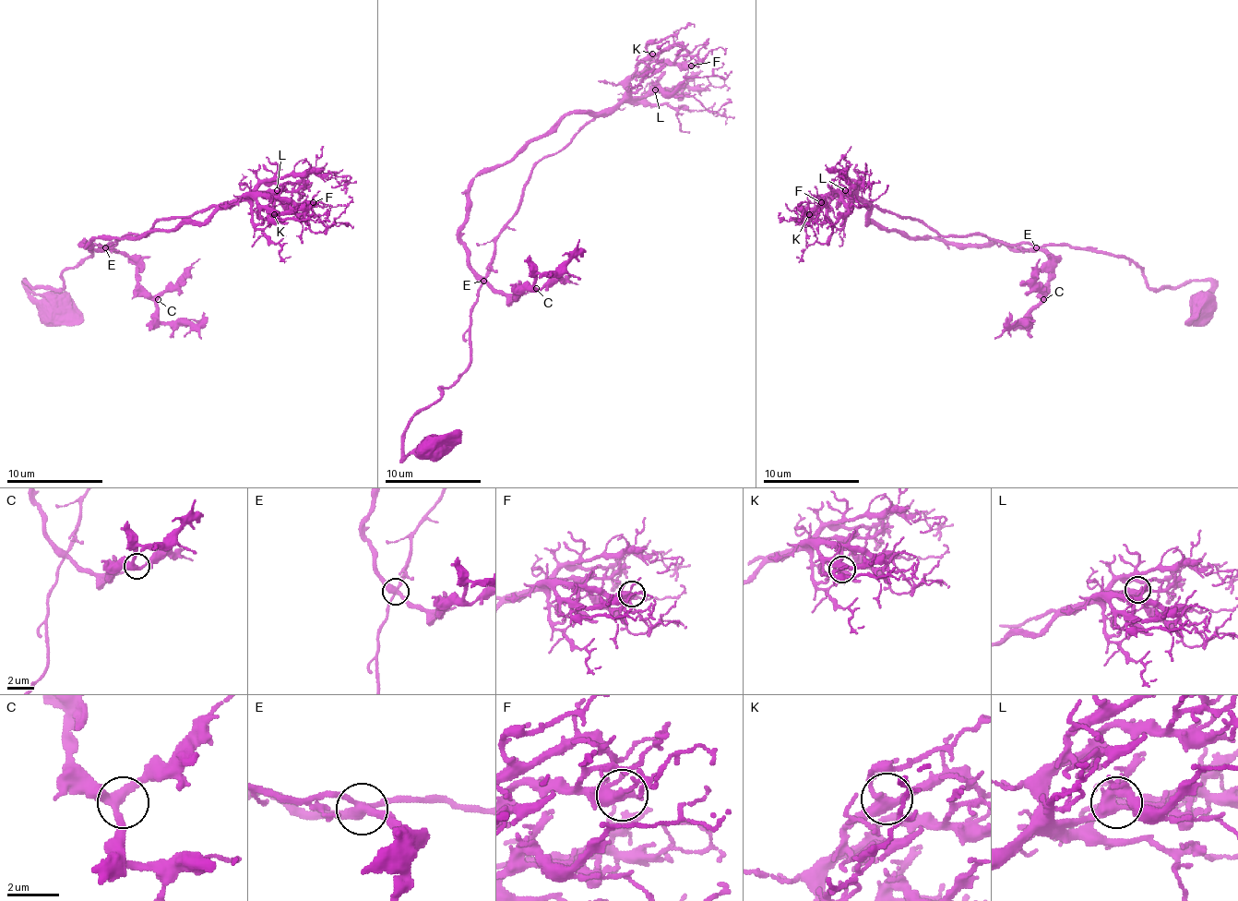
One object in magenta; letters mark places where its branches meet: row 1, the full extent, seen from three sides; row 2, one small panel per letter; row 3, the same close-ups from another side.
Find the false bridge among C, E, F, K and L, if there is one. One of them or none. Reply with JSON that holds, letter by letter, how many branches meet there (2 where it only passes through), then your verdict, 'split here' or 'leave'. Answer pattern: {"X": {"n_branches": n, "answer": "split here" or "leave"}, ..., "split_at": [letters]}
{"C": {"n_branches": 3, "answer": "leave"}, "E": {"n_branches": 4, "answer": "leave"}, "F": {"n_branches": 4, "answer": "leave"}, "K": {"n_branches": 4, "answer": "leave"}, "L": {"n_branches": 4, "answer": "leave"}, "split_at": []}

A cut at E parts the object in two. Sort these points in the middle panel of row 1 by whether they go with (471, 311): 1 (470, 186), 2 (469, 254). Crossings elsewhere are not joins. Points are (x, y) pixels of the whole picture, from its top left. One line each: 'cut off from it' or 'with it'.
1: cut off from it
2: cut off from it

